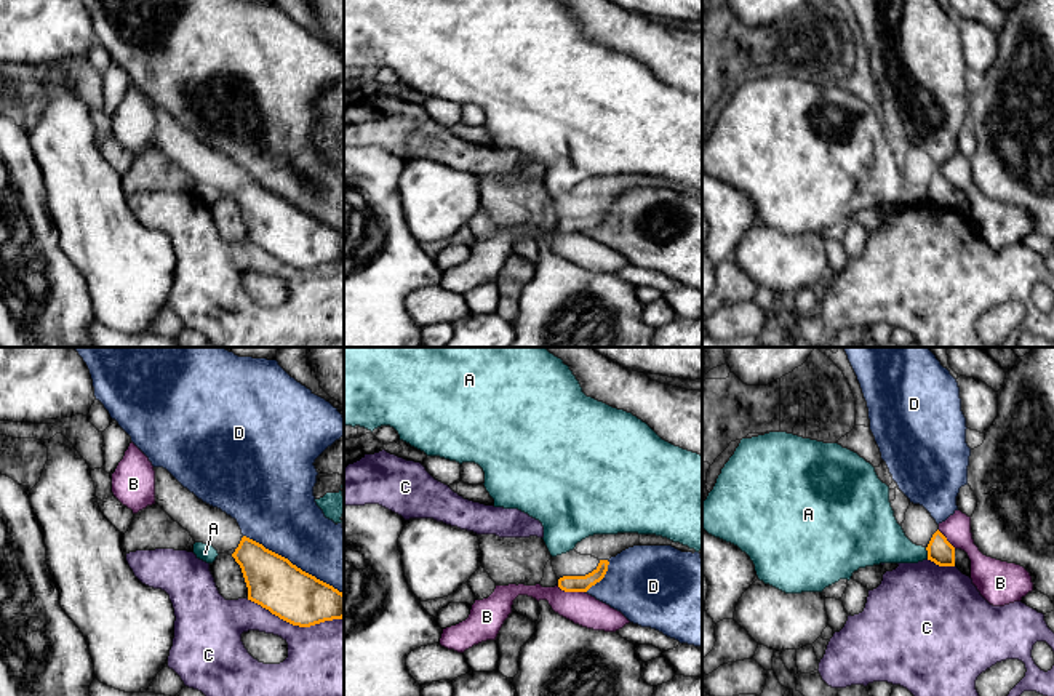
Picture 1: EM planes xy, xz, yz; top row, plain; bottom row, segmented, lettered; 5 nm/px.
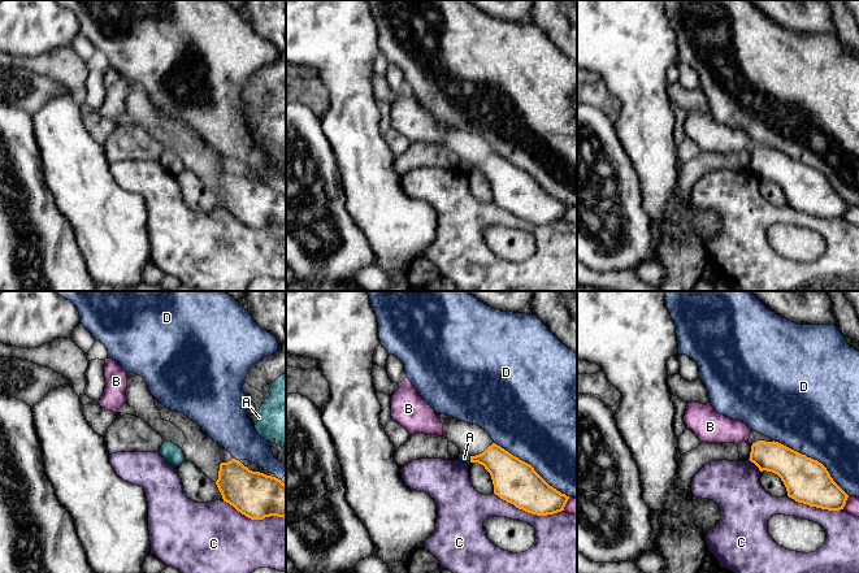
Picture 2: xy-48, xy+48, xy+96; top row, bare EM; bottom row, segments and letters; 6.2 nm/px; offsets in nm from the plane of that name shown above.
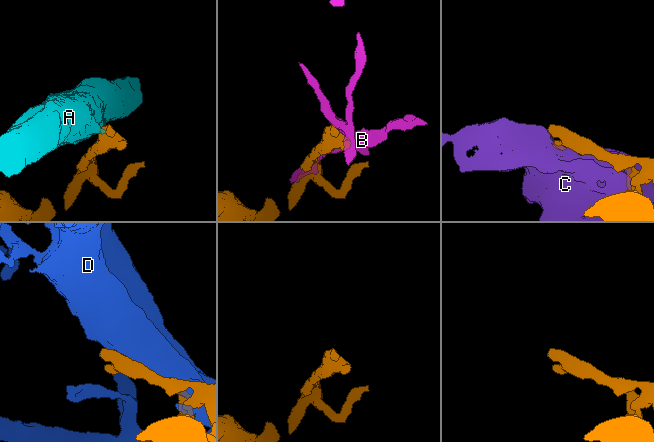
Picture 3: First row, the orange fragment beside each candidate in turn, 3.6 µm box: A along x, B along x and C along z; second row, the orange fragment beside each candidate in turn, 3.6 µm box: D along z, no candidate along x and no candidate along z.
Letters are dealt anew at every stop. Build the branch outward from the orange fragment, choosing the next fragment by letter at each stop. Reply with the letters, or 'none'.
none

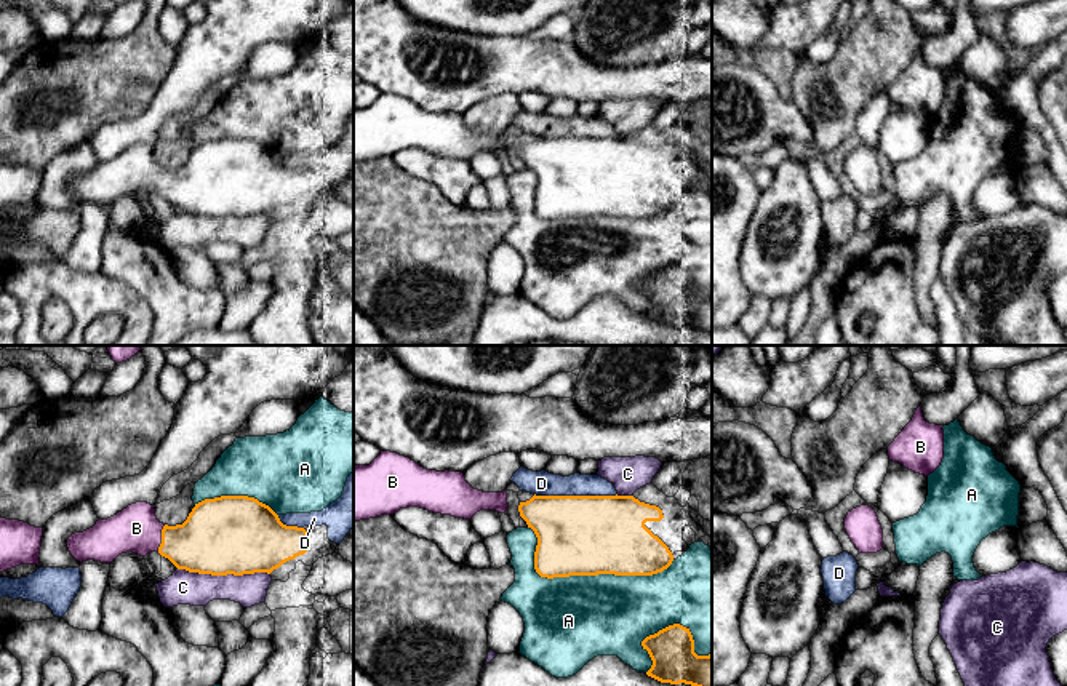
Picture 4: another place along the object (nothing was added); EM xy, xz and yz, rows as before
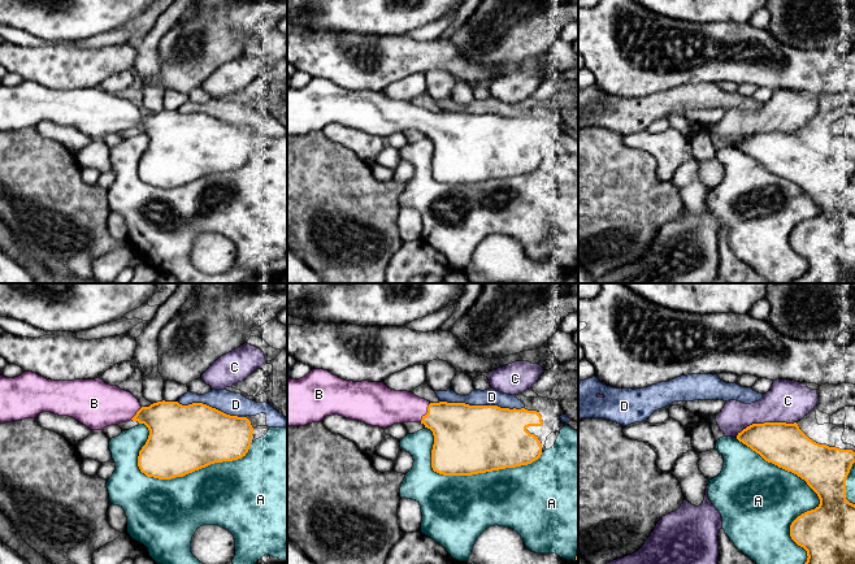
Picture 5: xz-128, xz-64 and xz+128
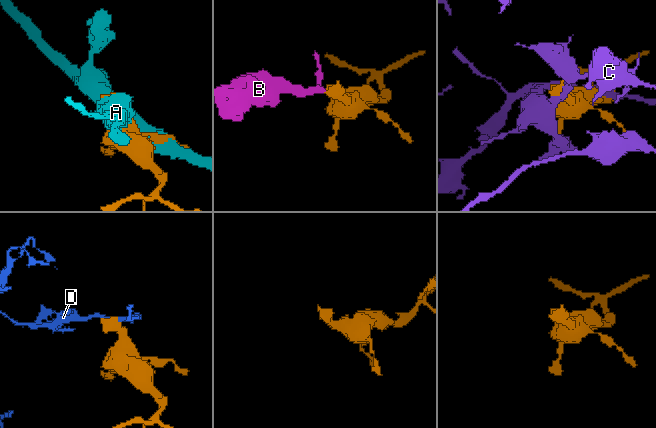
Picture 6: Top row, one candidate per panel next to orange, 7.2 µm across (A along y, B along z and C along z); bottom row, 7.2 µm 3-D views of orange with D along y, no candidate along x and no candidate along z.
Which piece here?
B

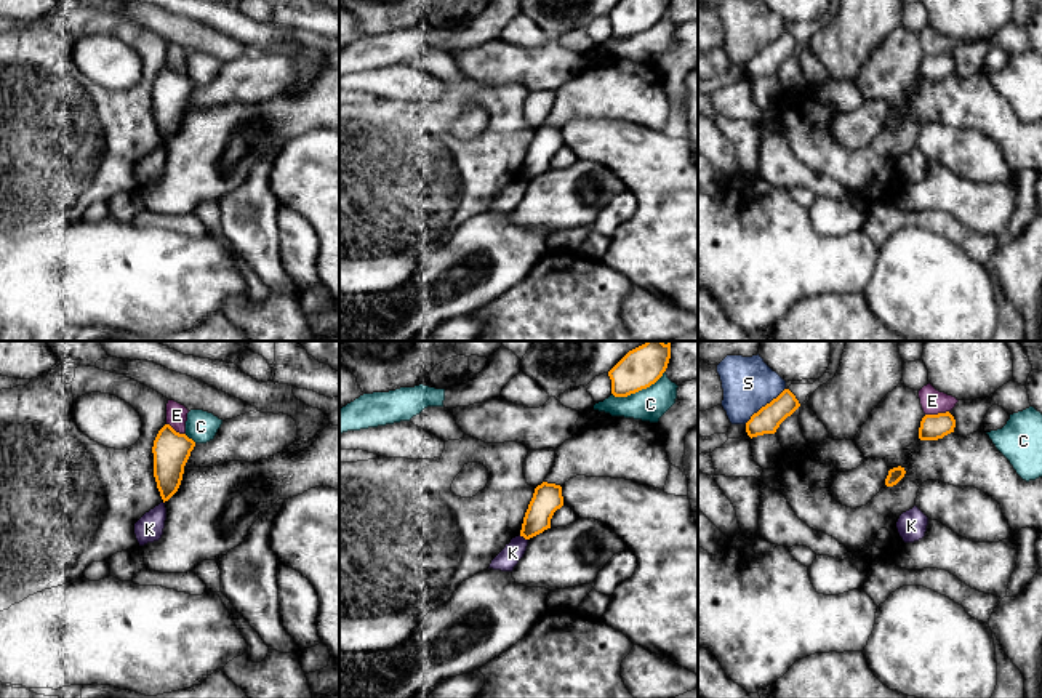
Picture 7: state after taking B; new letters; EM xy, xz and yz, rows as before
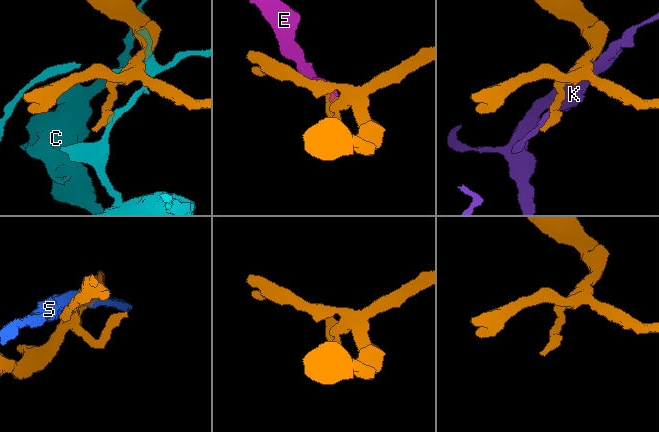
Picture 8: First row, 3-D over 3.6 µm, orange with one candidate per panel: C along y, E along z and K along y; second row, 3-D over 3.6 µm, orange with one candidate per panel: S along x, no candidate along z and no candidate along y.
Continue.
none

